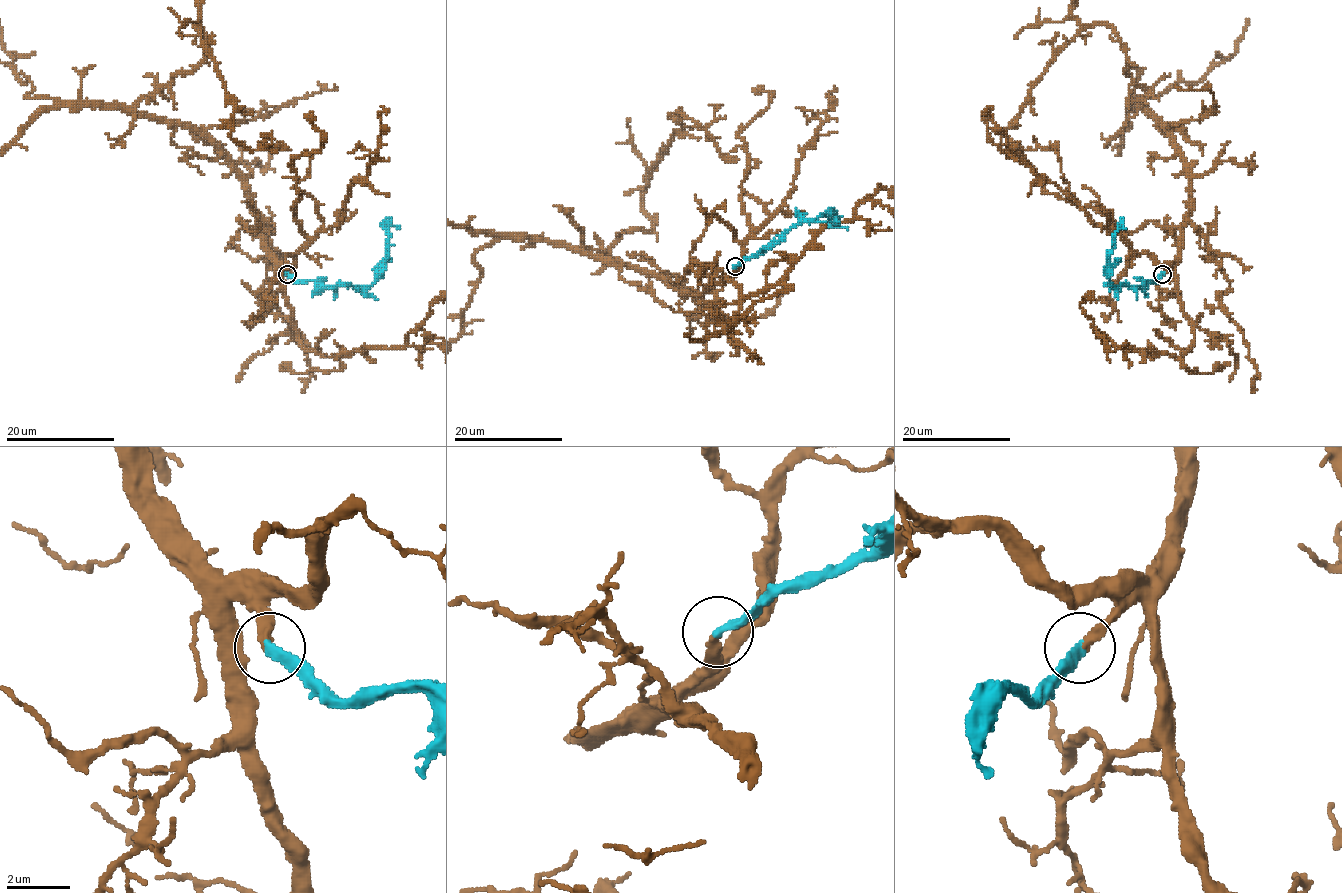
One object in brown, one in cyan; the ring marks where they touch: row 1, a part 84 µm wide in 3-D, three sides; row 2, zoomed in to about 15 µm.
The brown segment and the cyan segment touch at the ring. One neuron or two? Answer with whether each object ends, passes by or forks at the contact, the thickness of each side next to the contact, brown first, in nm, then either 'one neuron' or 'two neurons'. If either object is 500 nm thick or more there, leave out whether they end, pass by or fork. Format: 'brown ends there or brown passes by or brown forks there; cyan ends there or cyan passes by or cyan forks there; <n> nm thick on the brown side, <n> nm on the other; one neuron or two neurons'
brown ends there; cyan ends there; 320 nm thick on the brown side, 280 nm on the other; one neuron

